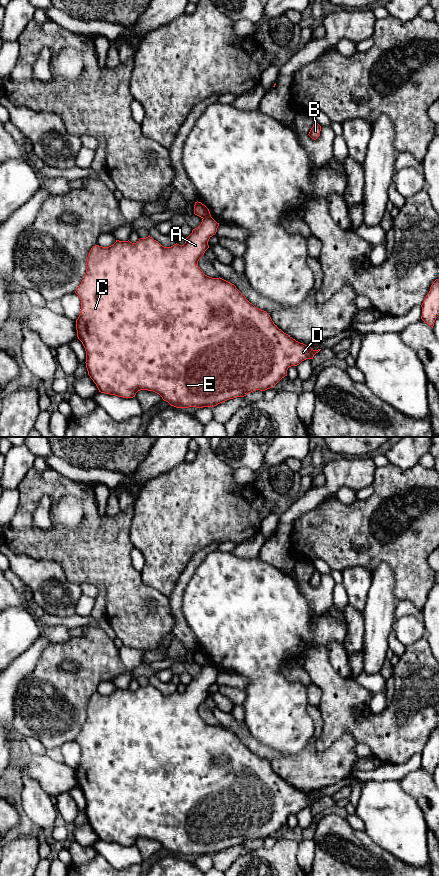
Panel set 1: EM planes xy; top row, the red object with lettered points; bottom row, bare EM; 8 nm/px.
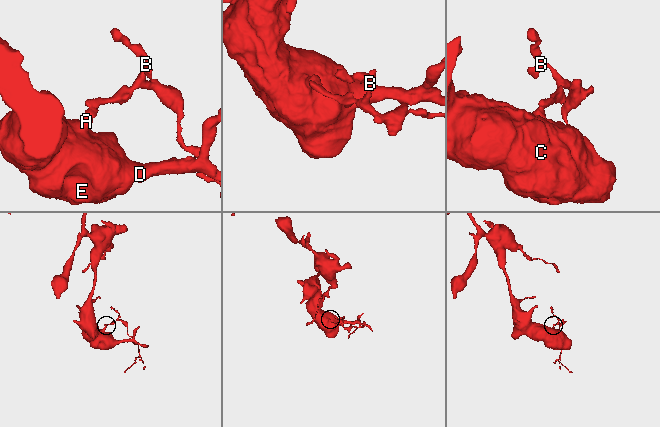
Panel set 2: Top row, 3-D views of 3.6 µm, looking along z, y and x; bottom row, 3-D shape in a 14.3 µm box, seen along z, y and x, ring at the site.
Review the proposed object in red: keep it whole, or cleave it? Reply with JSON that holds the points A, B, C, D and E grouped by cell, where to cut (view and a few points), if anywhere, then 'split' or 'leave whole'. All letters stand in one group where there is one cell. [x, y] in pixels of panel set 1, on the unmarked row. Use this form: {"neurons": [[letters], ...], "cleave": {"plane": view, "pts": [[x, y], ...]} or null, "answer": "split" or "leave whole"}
{"neurons": [["A", "C", "D", "E"], ["B"]], "cleave": {"plane": "xy", "pts": [[210, 664], [203, 666]]}, "answer": "split"}

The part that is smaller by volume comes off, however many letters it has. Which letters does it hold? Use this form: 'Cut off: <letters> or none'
Cut off: B

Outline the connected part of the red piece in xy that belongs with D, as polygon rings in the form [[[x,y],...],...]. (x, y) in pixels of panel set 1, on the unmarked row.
[[[205,665],[201,672],[192,678],[183,693],[174,692],[164,695],[150,683],[140,686],[136,691],[119,689],[109,694],[95,693],[91,696],[86,710],[86,721],[75,741],[81,748],[81,759],[76,768],[77,785],[86,799],[86,816],[88,823],[96,832],[99,840],[123,846],[133,846],[140,838],[153,839],[162,847],[176,856],[203,856],[214,855],[229,847],[244,845],[247,842],[260,838],[273,836],[282,826],[287,824],[291,814],[297,814],[306,807],[313,807],[321,797],[313,798],[310,793],[300,791],[284,781],[272,769],[270,763],[250,751],[236,734],[222,726],[212,726],[203,721],[198,714],[199,707],[209,696],[209,687],[216,682],[219,671],[212,665]]]

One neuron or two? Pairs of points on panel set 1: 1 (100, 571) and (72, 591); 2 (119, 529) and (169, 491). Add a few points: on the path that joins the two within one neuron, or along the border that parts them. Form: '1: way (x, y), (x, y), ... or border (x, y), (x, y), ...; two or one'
1: border (62, 567), (65, 576), (78, 585); two
2: border (133, 507), (130, 528), (131, 543); two

